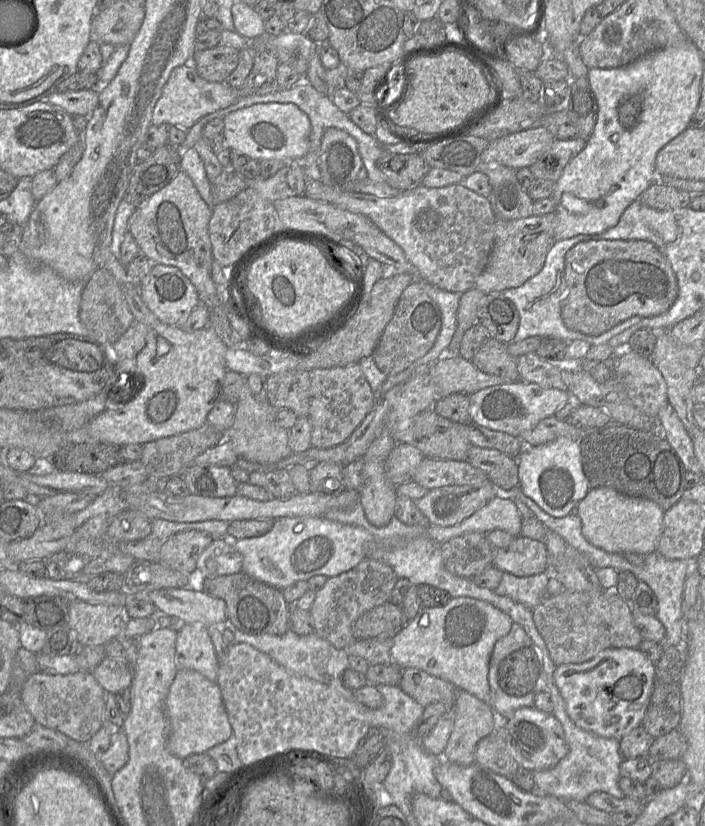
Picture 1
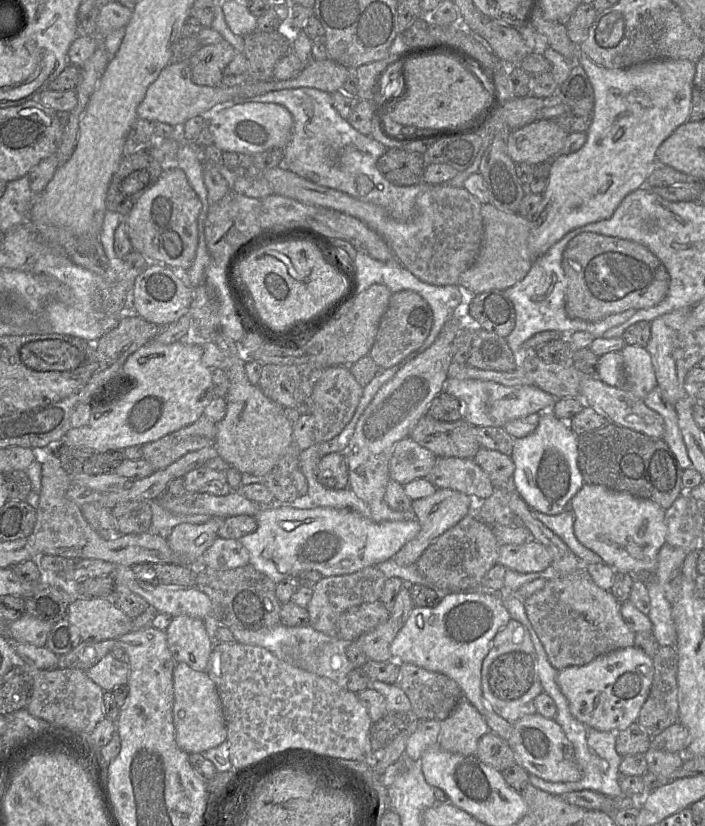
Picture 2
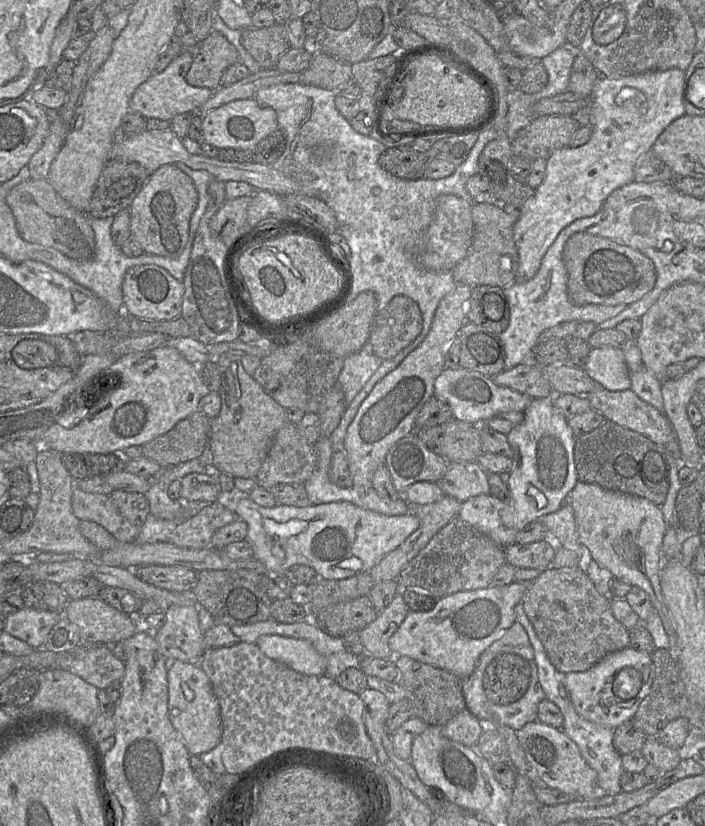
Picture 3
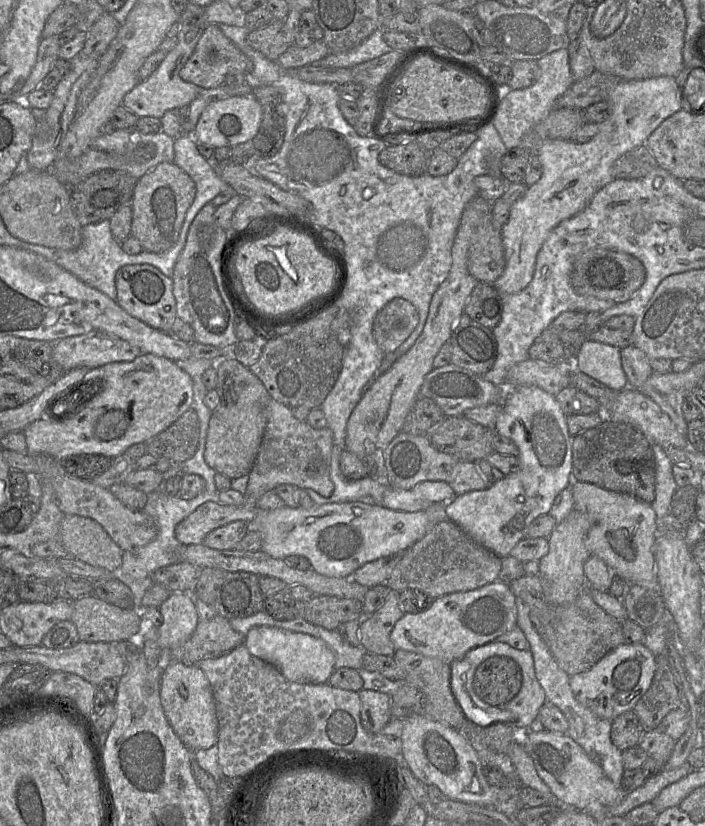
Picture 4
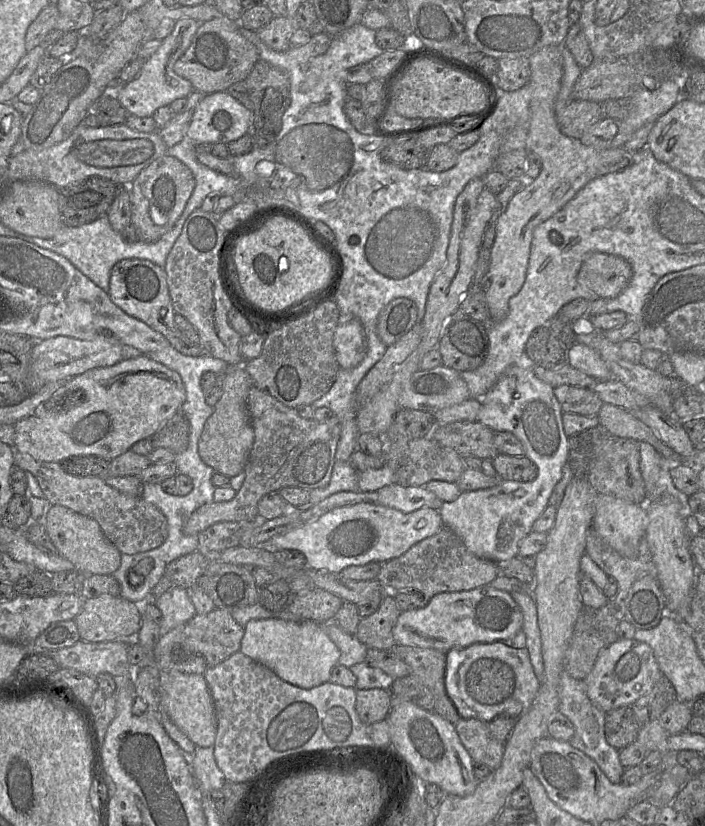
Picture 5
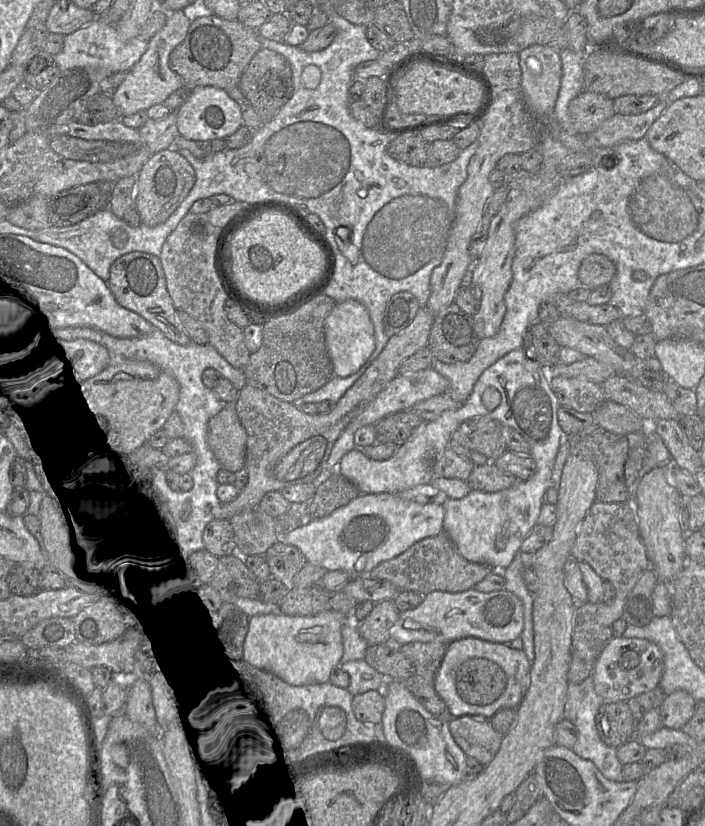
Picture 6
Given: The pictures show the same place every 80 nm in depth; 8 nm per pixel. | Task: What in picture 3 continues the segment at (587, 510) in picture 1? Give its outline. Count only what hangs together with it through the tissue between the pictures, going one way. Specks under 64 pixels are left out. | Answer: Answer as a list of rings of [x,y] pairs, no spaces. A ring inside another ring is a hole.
[[[578,481],[570,492],[570,503],[574,510],[579,542],[588,551],[588,557],[609,569],[614,577],[625,580],[631,586],[639,586],[649,596],[669,637],[669,651],[679,669],[680,647],[675,624],[660,586],[662,542],[666,532],[661,508],[646,498],[582,481]]]

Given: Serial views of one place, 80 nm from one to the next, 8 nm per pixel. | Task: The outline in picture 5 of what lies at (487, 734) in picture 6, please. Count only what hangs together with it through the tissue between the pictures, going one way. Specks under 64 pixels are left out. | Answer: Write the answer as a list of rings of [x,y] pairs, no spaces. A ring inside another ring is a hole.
[[[461,718],[455,724],[455,729],[473,761],[483,763],[491,769],[501,765],[504,743],[491,736],[487,722],[478,718]]]

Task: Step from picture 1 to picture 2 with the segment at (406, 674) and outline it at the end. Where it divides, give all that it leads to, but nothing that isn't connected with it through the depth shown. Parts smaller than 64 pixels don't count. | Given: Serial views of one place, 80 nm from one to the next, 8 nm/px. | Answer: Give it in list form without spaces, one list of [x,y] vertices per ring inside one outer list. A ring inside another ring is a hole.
[[[400,663],[396,684],[404,691],[411,704],[411,716],[419,720],[445,720],[462,699],[458,684],[451,678],[426,670],[411,663]]]

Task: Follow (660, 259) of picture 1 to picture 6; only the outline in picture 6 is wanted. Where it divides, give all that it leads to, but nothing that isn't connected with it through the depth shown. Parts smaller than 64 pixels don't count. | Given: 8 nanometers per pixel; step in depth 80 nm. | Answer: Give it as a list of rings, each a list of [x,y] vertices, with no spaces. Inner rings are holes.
[[[593,253],[582,260],[578,277],[581,285],[592,291],[599,286],[609,284],[615,273],[616,266],[607,256]]]

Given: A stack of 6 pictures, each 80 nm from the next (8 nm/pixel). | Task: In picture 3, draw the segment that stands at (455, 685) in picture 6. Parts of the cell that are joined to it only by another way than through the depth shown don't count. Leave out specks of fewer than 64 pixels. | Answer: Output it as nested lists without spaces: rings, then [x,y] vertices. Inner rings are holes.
[[[515,621],[480,655],[474,672],[461,681],[461,690],[466,709],[485,725],[503,725],[517,732],[525,724],[537,721],[538,705],[546,696],[538,680],[534,649],[519,622]]]

